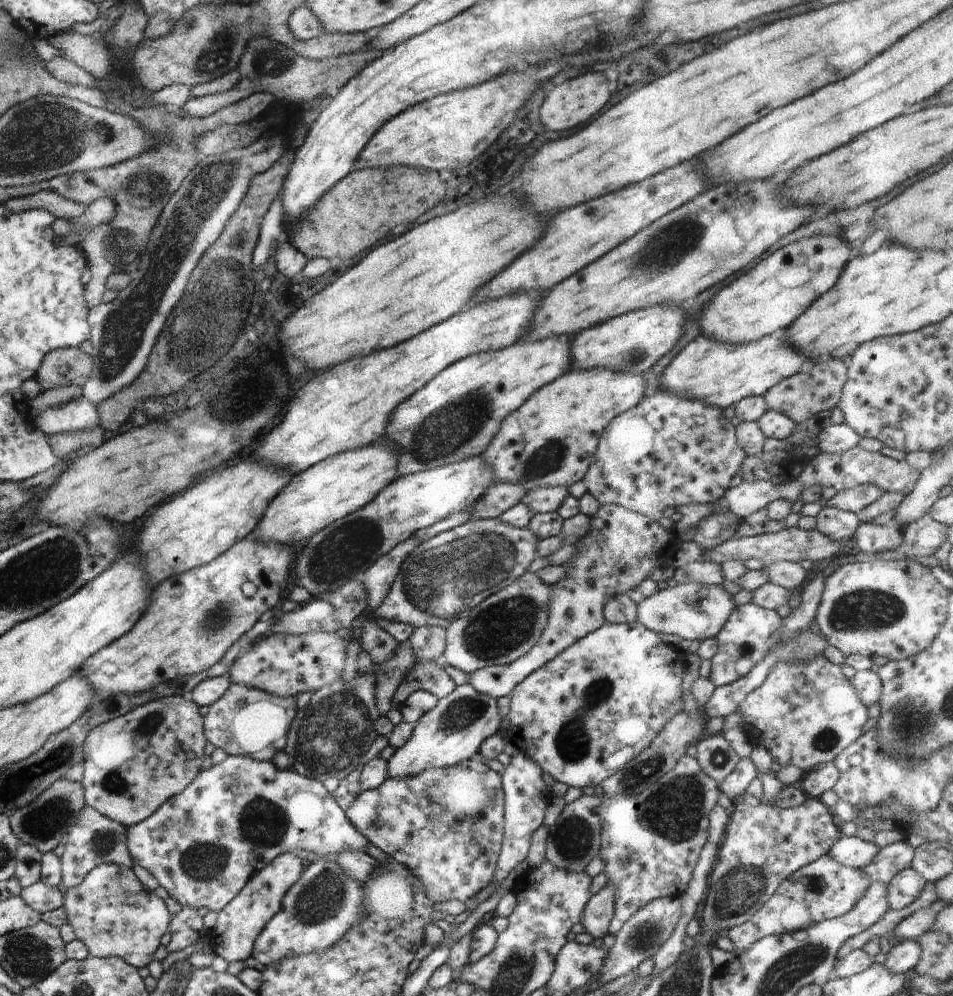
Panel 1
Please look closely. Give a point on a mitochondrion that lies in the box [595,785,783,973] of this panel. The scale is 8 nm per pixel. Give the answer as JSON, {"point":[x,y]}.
{"point":[742,886]}

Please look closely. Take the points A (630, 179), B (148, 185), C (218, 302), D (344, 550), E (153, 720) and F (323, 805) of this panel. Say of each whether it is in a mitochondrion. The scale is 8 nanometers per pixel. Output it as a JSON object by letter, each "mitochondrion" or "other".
{"A":"other","B":"mitochondrion","C":"mitochondrion","D":"mitochondrion","E":"mitochondrion","F":"other"}

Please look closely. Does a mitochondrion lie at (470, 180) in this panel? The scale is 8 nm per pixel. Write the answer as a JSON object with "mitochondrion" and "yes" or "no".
{"mitochondrion":"yes"}

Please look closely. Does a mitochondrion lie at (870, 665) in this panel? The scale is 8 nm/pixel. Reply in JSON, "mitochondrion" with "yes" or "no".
{"mitochondrion":"no"}

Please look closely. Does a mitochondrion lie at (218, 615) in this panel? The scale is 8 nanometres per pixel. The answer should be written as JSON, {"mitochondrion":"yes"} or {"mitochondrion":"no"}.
{"mitochondrion":"yes"}

